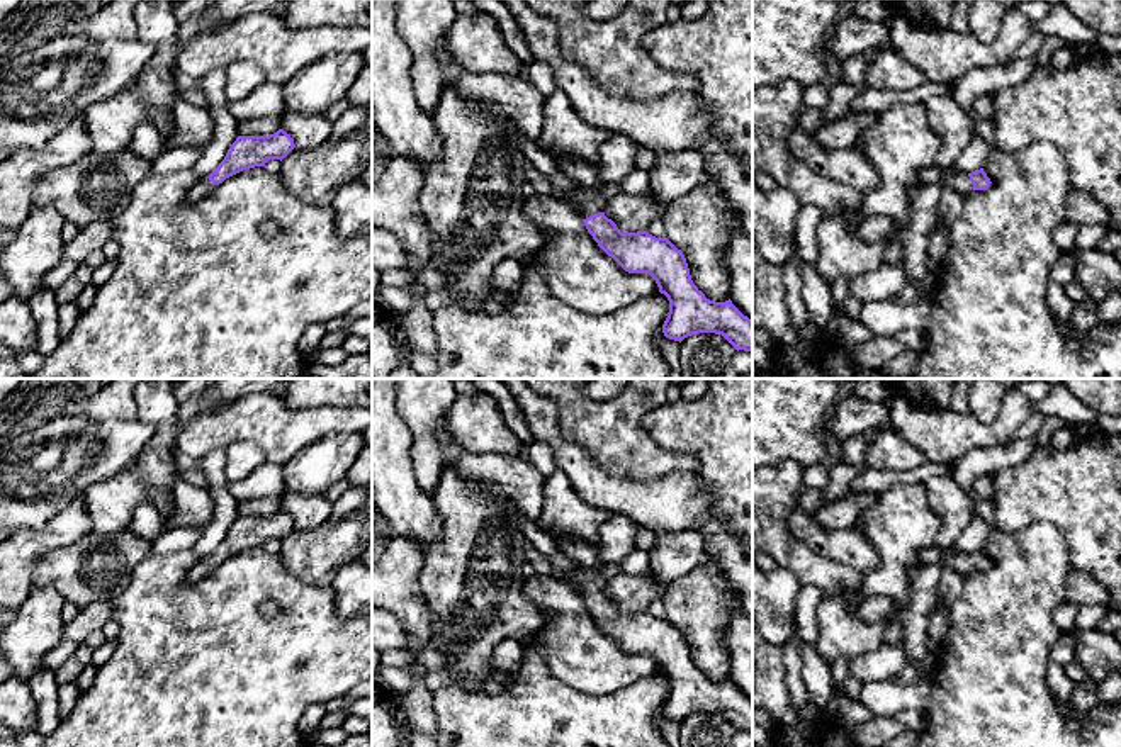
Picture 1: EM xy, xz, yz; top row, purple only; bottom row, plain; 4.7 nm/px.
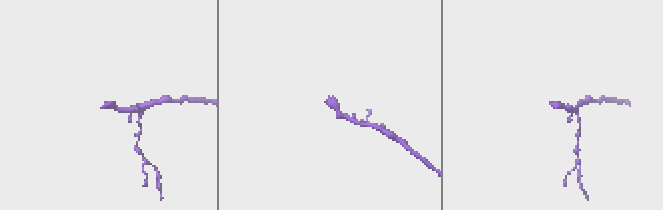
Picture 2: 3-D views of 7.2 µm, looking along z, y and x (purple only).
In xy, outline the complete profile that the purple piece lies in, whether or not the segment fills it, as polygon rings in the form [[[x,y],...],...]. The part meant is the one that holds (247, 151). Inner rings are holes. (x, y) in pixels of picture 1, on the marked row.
[[[284,129],[268,136],[238,136],[219,166],[192,187],[187,202],[202,200],[219,183],[243,170],[265,166],[268,160],[282,161],[294,148],[294,139]]]

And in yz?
[[[936,165],[924,168],[917,182],[927,185],[939,185],[941,188],[949,187],[963,197],[968,195],[972,190],[987,190],[992,183],[983,168],[966,175],[955,168],[939,168]]]

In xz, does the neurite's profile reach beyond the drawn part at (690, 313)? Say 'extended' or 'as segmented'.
extended

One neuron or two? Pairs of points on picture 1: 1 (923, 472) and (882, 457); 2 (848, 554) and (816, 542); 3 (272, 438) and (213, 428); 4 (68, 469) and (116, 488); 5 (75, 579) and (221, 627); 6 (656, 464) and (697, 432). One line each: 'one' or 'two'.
1: two
2: one
3: one
4: two
5: two
6: two

